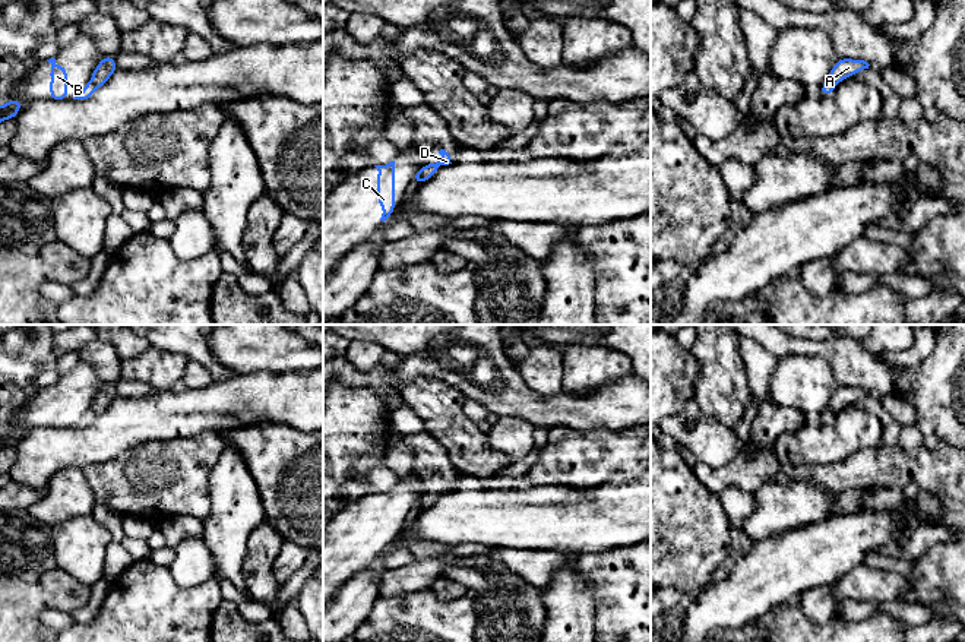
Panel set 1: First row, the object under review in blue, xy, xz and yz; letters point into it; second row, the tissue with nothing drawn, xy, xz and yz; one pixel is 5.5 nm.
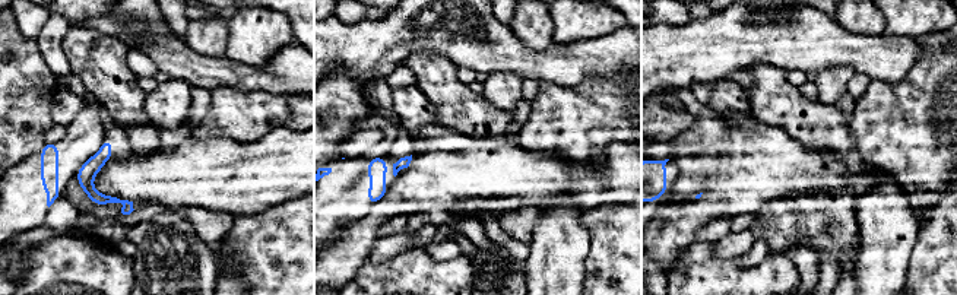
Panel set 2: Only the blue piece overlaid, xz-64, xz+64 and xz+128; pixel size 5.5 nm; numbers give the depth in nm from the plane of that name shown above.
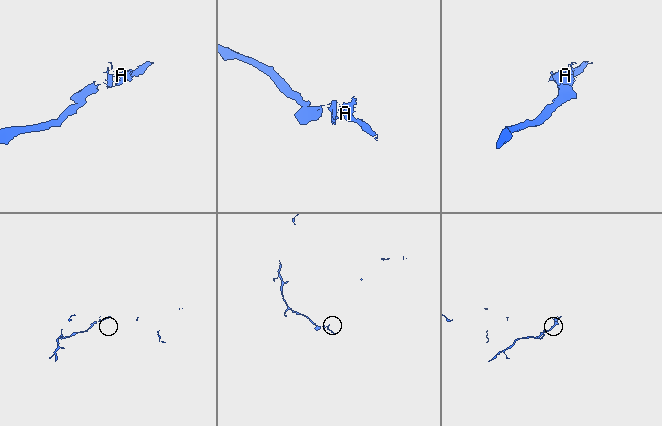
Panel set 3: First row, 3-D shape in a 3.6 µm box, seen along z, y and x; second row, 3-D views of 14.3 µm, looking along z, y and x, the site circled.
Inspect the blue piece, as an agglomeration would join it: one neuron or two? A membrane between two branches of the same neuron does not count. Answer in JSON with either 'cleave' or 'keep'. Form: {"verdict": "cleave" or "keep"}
{"verdict": "cleave"}

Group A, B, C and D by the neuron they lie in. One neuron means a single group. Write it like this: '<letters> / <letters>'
A D / B C

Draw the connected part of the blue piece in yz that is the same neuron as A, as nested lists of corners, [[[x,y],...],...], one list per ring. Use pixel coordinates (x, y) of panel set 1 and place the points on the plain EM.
[[[839,386],[832,395],[825,411],[838,412],[841,408],[857,402],[858,399],[868,396],[868,390],[864,388]]]

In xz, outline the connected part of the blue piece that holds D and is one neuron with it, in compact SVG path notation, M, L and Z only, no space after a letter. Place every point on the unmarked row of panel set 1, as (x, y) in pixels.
M440 477L439 481L442 483L442 487L440 487L439 490L436 490L436 491L428 490L428 491L425 491L425 493L421 496L421 503L420 503L418 512L430 507L430 506L434 503L434 500L436 500L439 496L442 496L443 493L452 491L452 490L450 490L450 483L449 483L444 477Z

